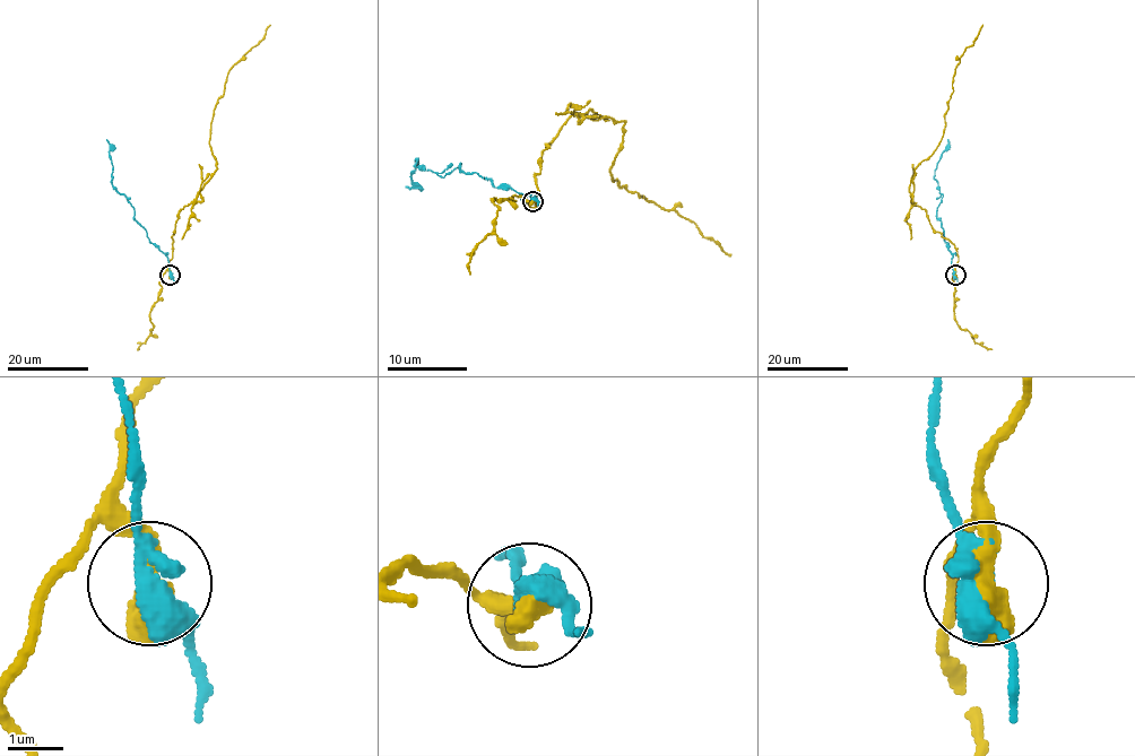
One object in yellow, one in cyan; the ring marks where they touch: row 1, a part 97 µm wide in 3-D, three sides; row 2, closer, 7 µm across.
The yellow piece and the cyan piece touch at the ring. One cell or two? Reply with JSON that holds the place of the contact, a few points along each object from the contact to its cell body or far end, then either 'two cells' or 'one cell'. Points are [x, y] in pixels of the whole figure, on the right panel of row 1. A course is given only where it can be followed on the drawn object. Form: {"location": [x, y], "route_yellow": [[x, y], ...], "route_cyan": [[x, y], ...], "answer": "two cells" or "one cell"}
{"location": [955, 275], "route_yellow": [[955, 275], [958, 251], [932, 227], [926, 211], [912, 203], [913, 177], [942, 137], [954, 71], [982, 24]], "route_cyan": [[955, 275], [944, 231], [936, 216], [941, 200], [934, 170], [947, 139]], "answer": "two cells"}

